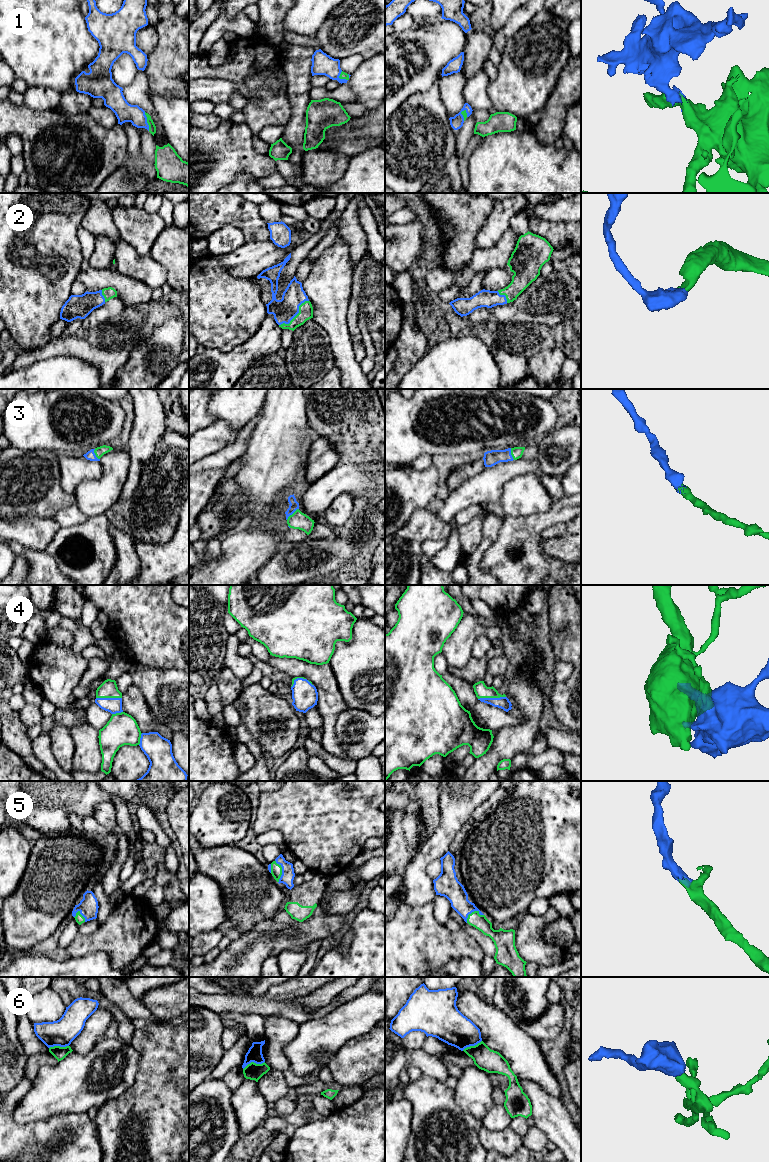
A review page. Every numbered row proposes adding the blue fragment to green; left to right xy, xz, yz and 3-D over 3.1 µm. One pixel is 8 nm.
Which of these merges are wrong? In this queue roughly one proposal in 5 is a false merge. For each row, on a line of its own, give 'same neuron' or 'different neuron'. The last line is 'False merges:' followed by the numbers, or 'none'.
1: same neuron
2: same neuron
3: same neuron
4: same neuron
5: same neuron
6: different neuron
False merges: 6

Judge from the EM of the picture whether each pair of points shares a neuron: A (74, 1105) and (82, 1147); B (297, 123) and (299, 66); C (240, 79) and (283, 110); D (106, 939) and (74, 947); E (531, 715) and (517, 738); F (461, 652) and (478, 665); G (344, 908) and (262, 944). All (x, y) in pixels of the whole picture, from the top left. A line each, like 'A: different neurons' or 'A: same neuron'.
A: different neurons
B: same neuron
C: same neuron
D: same neuron
E: same neuron
F: different neurons
G: different neurons

